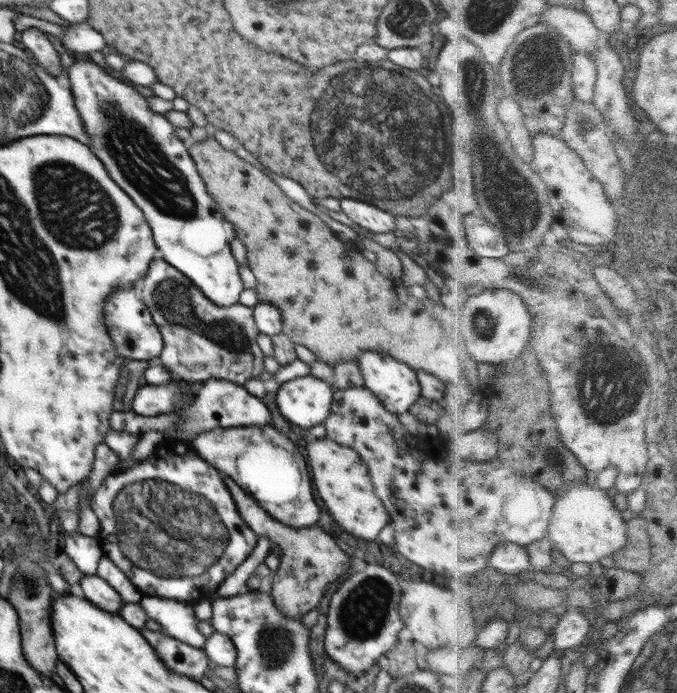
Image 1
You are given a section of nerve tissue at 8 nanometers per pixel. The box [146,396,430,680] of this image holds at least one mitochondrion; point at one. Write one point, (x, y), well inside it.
(363, 613)

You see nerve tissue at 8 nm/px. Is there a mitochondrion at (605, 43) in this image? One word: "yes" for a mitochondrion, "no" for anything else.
no

